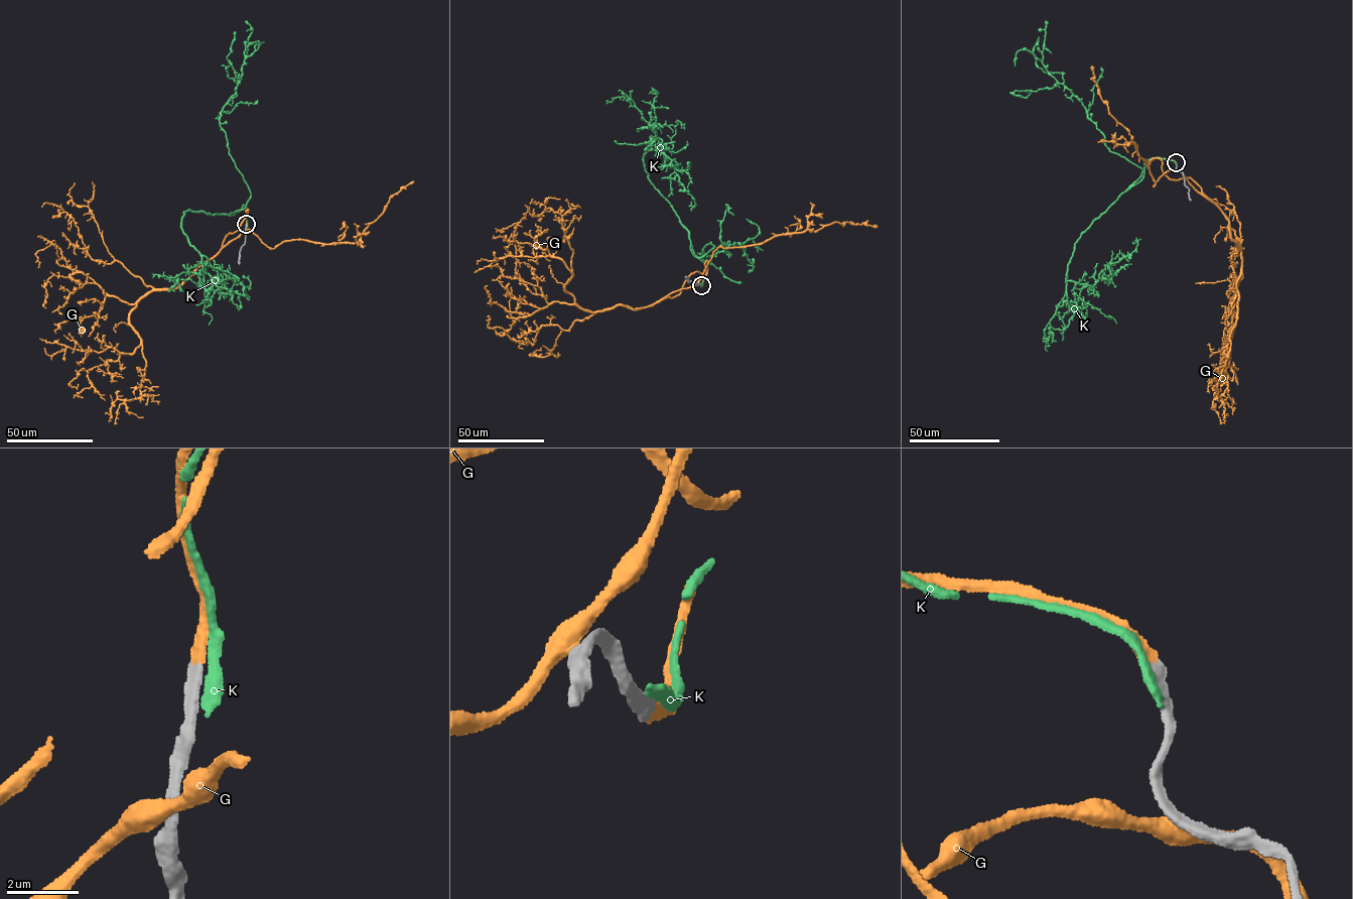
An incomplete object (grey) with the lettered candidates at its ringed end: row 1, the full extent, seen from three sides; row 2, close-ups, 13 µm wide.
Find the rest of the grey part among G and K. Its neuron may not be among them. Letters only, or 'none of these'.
G

